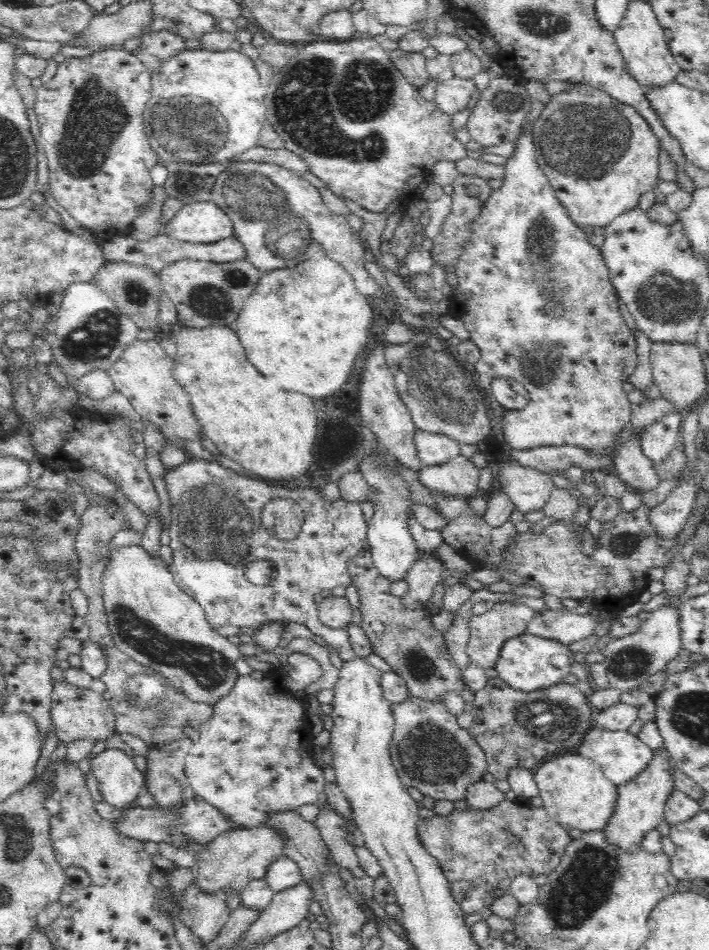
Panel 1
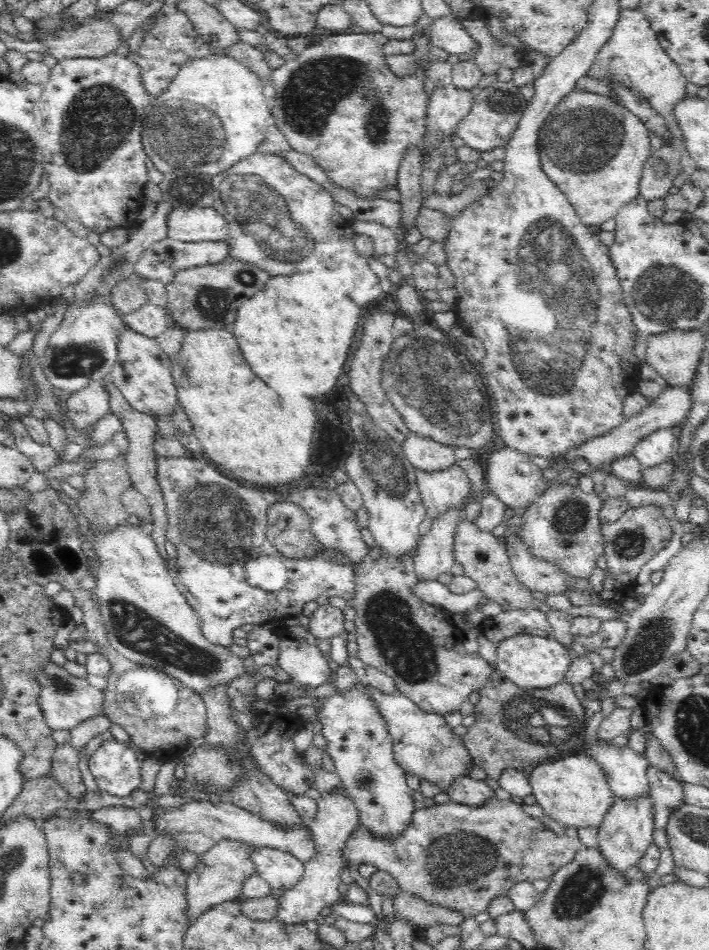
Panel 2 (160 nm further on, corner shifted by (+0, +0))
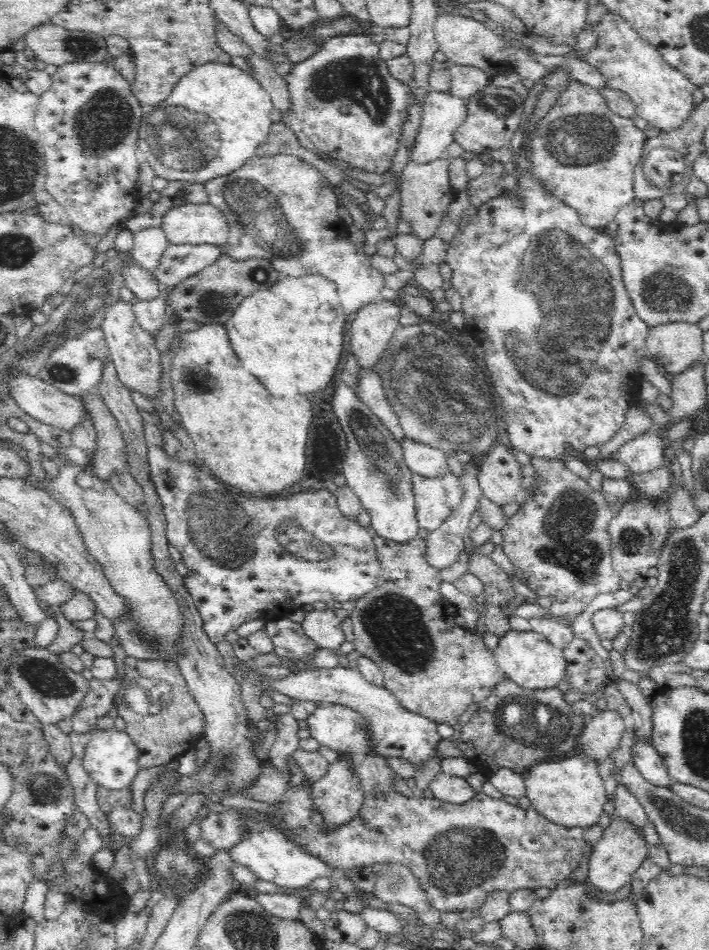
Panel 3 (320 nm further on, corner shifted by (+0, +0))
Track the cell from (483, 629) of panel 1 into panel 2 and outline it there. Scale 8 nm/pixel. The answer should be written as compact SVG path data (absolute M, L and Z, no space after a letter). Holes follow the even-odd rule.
M525 608L501 611L491 618L485 617L485 621L480 626L481 634L495 643L522 634L526 632L526 628L542 630L546 636L555 638L545 612L540 609Z

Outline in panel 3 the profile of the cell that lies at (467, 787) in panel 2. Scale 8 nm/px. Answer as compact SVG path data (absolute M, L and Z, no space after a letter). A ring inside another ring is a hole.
M440 771L429 783L433 798L451 804L465 804L475 798L475 792L465 778Z

